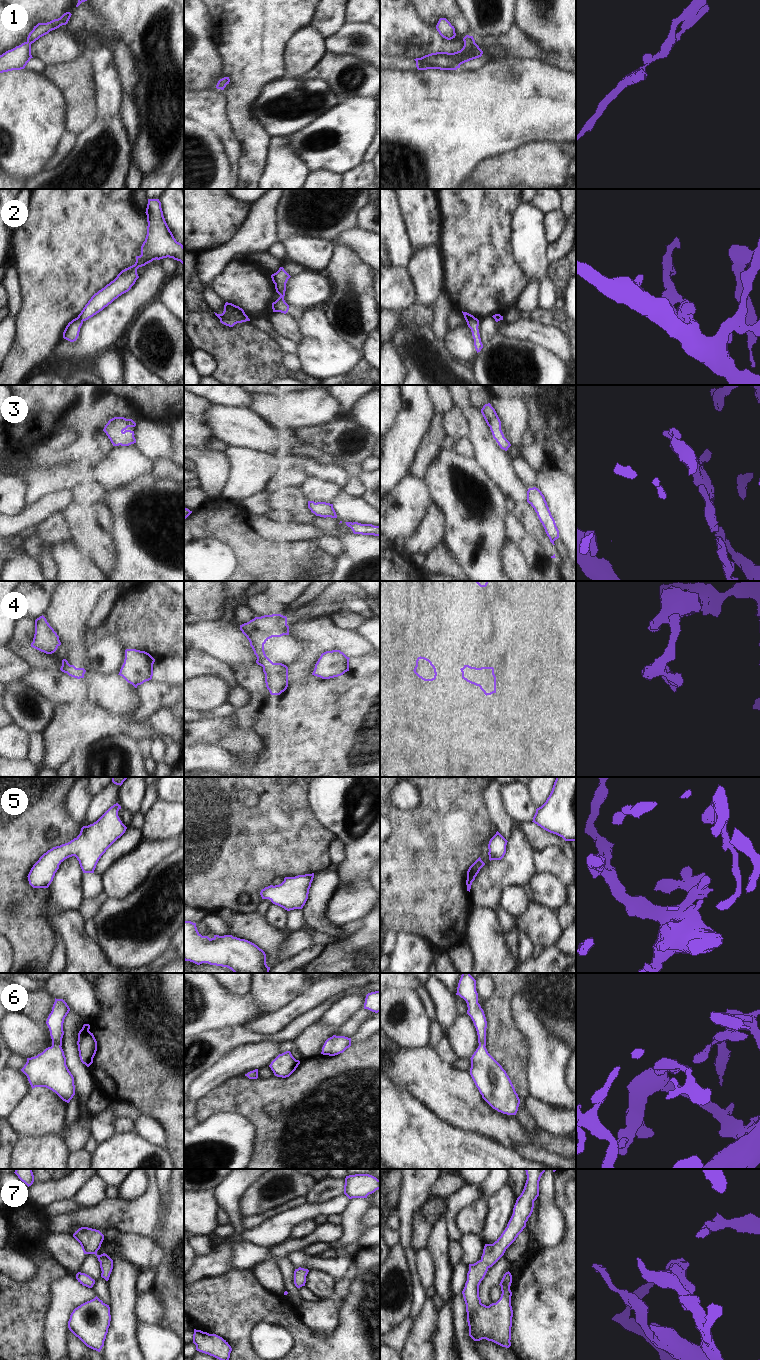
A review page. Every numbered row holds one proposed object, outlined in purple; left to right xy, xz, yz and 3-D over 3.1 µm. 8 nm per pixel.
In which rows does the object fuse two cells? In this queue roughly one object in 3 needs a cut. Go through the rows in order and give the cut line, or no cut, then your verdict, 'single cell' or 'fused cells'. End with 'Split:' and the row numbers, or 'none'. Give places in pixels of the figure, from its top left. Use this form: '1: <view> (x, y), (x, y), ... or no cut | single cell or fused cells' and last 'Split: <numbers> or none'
1: no cut | single cell
2: yz (474, 317), (467, 322) | fused cells
3: no cut | single cell
4: no cut | single cell
5: no cut | single cell
6: no cut | single cell
7: no cut | single cell
Split: 2

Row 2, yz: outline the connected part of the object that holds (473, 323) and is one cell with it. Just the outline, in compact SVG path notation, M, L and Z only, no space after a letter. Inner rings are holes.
M472 318L467 322L468 327L471 329L472 332L472 336L474 339L474 346L475 349L478 352L481 351L481 349L483 348L483 344L481 342L481 338L480 338L480 334L479 334L479 320L477 318Z

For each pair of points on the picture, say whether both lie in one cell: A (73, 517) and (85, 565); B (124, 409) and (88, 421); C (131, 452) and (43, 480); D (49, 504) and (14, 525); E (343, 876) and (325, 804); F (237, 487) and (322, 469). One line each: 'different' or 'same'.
A: different
B: same
C: same
D: same
E: same
F: same

